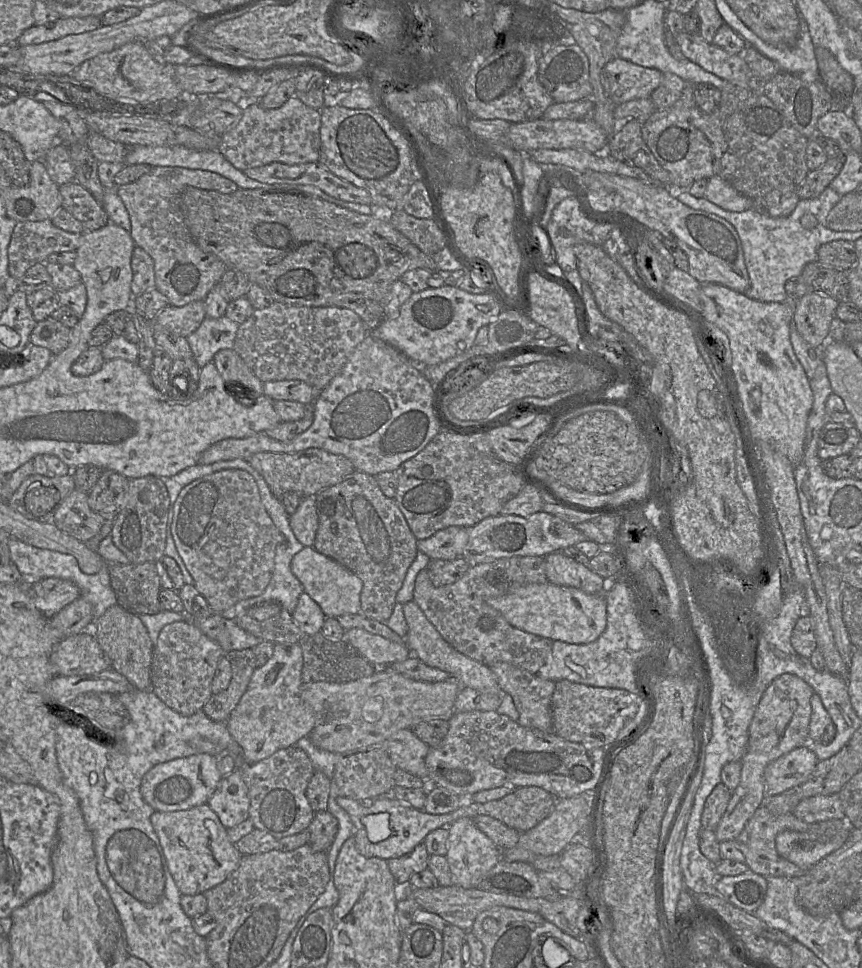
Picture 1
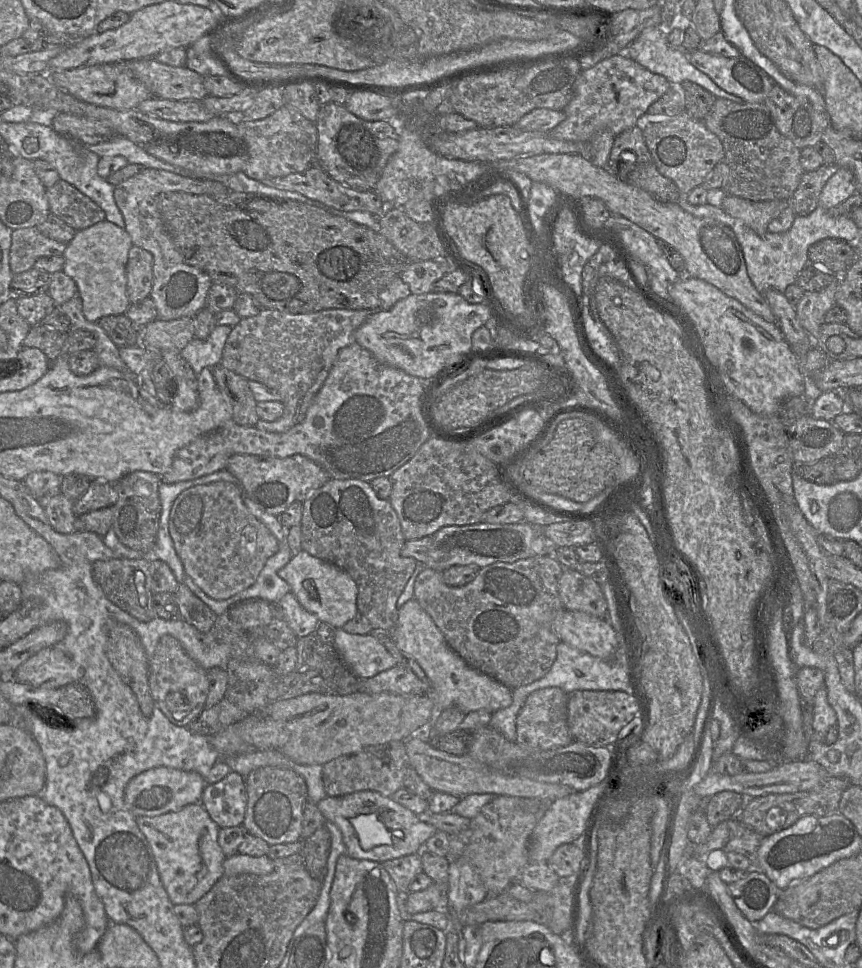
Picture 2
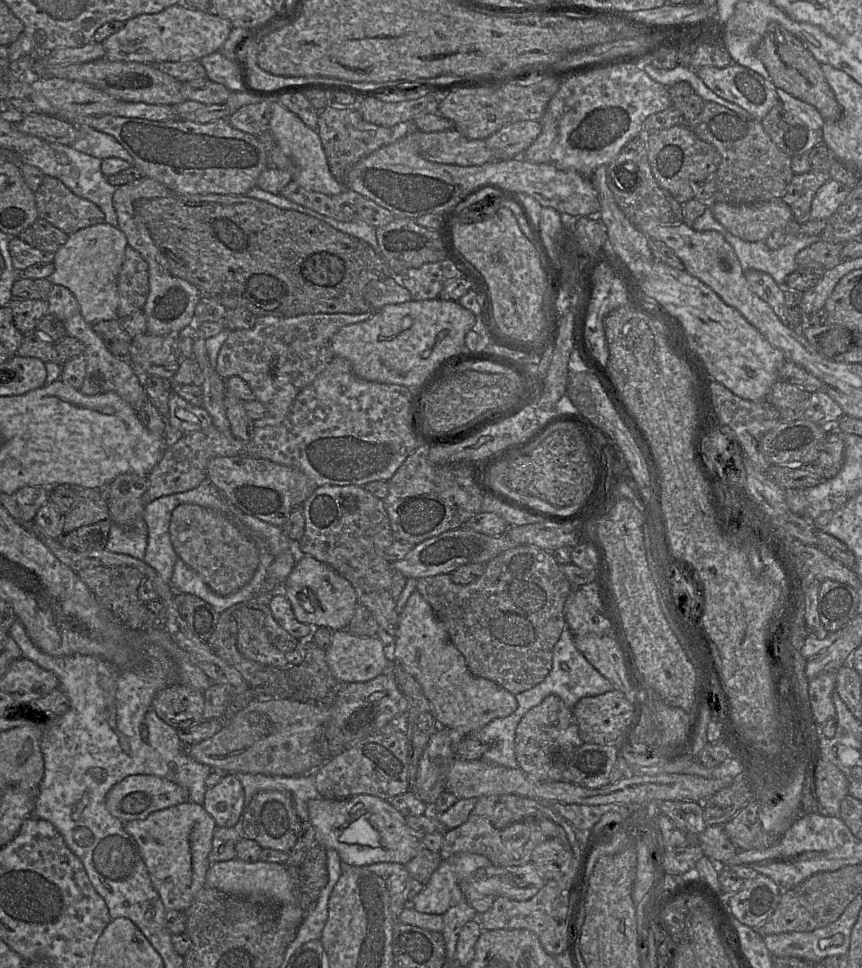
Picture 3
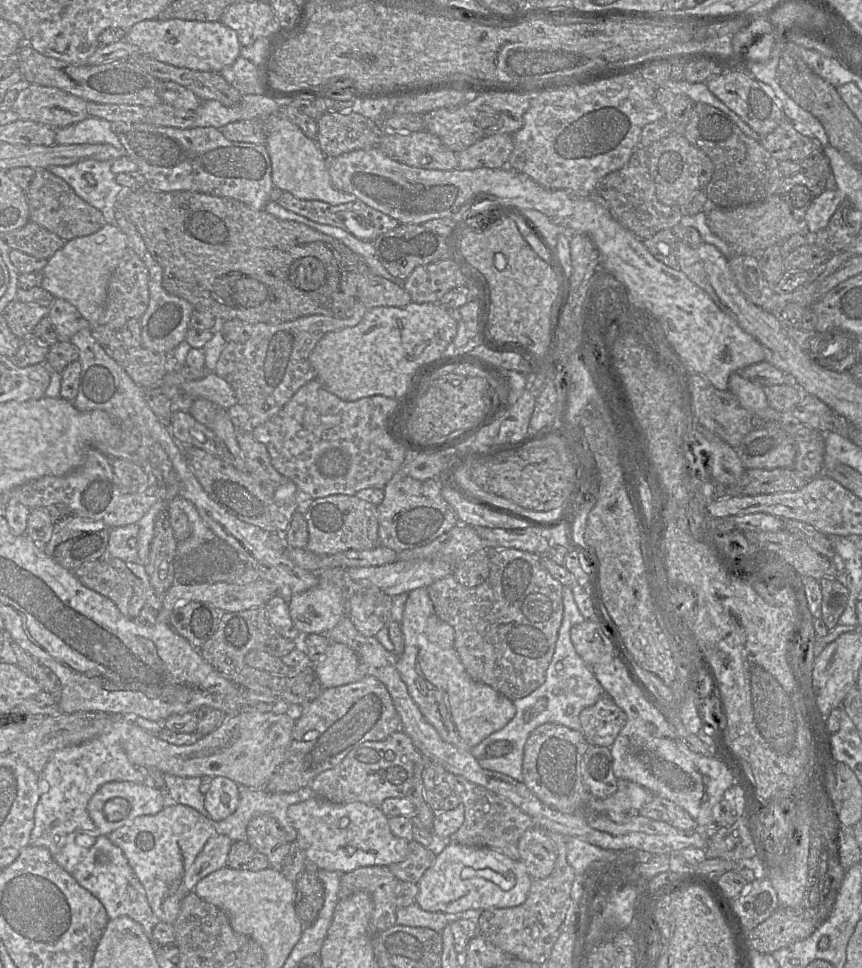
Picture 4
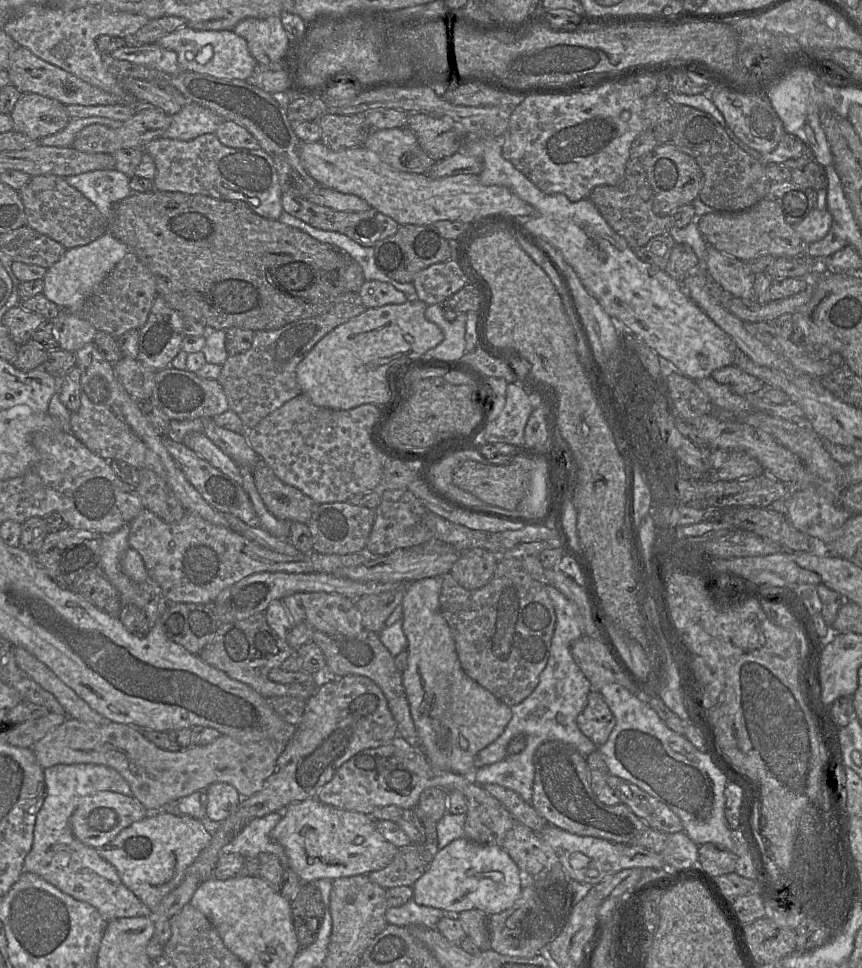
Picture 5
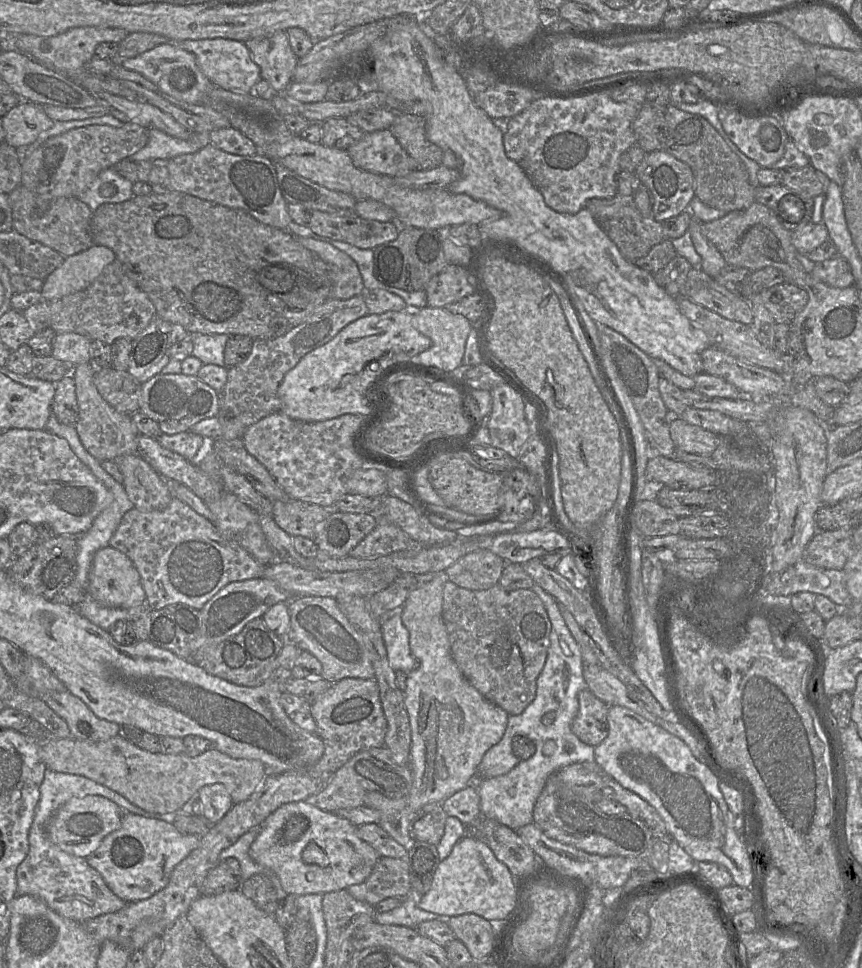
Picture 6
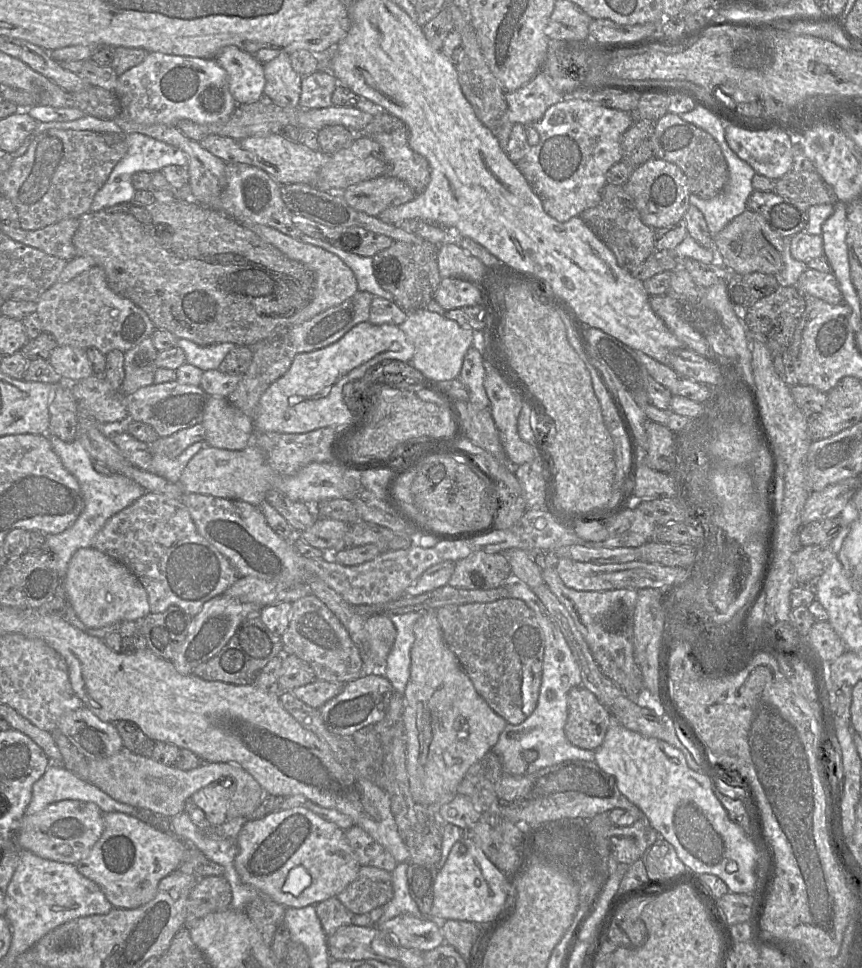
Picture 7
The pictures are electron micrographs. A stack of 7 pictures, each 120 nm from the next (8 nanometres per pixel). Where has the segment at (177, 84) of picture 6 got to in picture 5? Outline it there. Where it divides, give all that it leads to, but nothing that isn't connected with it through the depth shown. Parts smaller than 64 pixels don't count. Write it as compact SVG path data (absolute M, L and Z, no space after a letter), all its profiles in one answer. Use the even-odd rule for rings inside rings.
M157 43L139 46L126 44L105 56L150 67L167 75L177 75L183 71L179 65L177 53L171 49L165 49Z

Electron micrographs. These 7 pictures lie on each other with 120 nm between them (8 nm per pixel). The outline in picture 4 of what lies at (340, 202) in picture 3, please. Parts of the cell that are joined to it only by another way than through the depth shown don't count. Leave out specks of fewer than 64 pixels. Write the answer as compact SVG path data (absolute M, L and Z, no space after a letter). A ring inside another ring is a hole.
M284 191L277 203L284 209L312 220L313 222L344 229L363 241L373 242L379 235L395 229L400 224L396 219L366 205L359 199L354 202L331 205L318 200L301 200Z

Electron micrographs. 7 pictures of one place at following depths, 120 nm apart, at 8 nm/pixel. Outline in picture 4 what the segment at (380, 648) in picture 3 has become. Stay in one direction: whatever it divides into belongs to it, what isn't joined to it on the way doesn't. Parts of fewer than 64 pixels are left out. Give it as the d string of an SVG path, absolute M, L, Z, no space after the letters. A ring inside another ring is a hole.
M330 643L325 656L314 665L314 671L324 688L346 685L365 677L356 654L342 643Z

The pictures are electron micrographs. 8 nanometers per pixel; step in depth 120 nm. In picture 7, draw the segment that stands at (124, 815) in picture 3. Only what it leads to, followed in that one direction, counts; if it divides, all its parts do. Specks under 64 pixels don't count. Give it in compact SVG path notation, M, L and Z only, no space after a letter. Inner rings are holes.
M62 800L22 819L17 842L21 849L48 860L77 864L86 857L104 831L104 813L93 802Z

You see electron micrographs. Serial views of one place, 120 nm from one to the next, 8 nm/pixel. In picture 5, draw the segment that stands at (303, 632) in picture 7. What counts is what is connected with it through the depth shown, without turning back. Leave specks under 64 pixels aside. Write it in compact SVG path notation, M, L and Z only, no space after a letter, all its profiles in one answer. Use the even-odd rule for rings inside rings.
M326 592L295 593L285 597L282 601L293 626L303 623L312 629L312 641L319 646L326 659L327 679L335 679L335 676L343 677L347 675L360 675L370 678L380 687L387 699L389 709L397 723L398 735L402 736L412 746L420 747L420 737L410 712L402 673L397 669L394 657L379 640L379 634L367 630L362 625L355 602L343 595Z

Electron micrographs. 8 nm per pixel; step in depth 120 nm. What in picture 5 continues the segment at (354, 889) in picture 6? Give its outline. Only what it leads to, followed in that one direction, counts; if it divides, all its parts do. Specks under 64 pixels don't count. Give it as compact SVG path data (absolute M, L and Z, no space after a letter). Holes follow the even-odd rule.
M410 843L398 848L388 866L368 876L373 883L388 890L399 886L413 887L427 869L428 866L419 855L417 844Z

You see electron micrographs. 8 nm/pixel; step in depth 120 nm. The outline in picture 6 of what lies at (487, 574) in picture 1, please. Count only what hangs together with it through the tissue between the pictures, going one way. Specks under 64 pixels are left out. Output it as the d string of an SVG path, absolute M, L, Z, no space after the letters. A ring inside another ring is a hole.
M445 580L442 617L448 633L452 657L465 678L487 700L509 715L521 714L534 700L537 678L547 658L551 622L545 606L531 589L507 590L495 584L486 590L469 590Z

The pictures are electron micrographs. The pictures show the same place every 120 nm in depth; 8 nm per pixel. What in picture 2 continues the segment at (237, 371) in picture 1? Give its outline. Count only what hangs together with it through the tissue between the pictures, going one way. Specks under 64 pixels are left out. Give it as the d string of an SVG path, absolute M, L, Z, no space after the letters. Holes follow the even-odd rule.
M221 364L214 366L212 372L220 391L227 395L230 403L232 404L232 420L241 426L255 426L259 420L257 415L257 401L254 399L253 394L249 388L249 380L231 370L228 370Z

